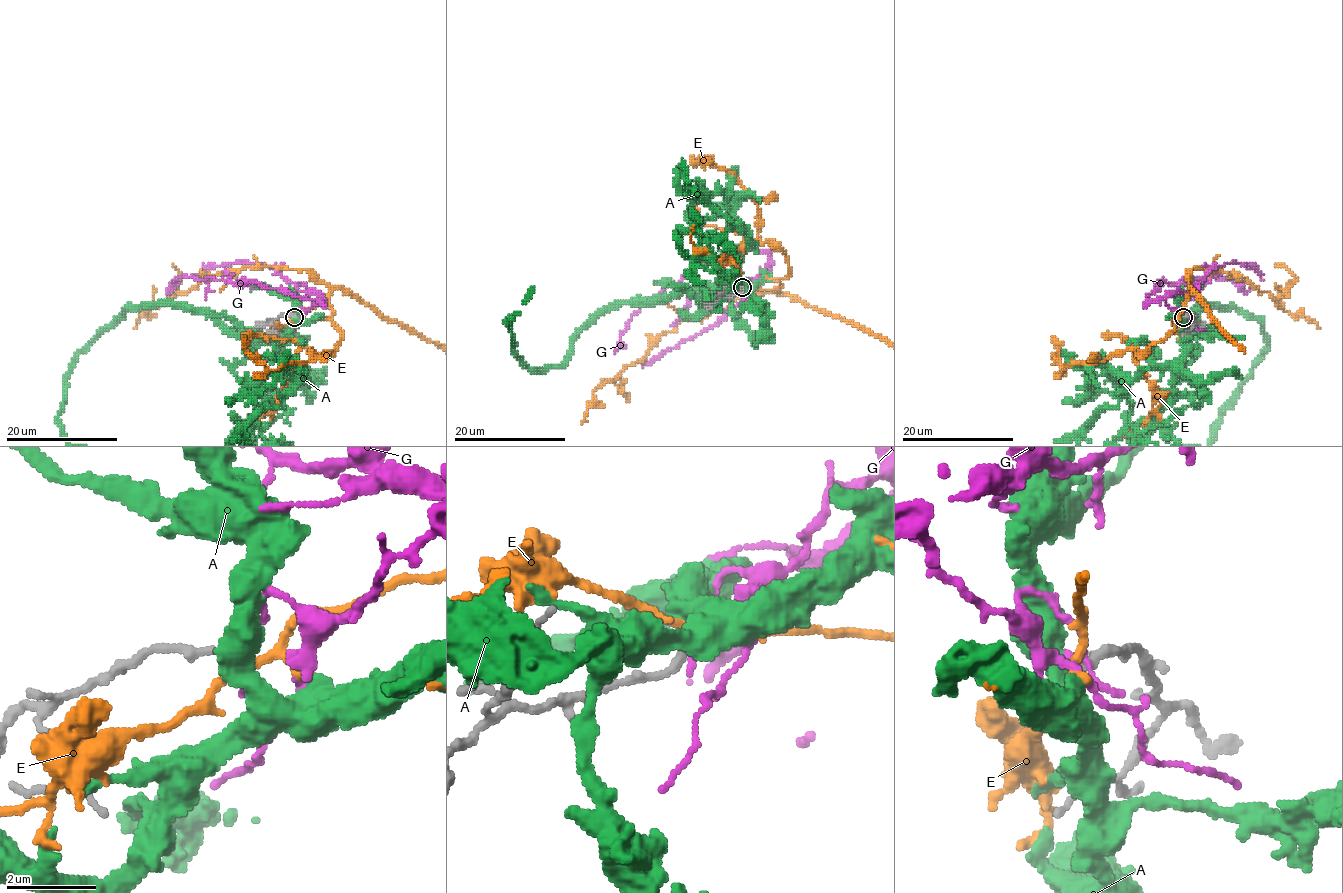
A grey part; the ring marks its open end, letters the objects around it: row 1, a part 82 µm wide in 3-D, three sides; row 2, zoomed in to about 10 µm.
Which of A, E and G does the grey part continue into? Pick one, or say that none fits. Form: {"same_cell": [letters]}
{"same_cell": []}

